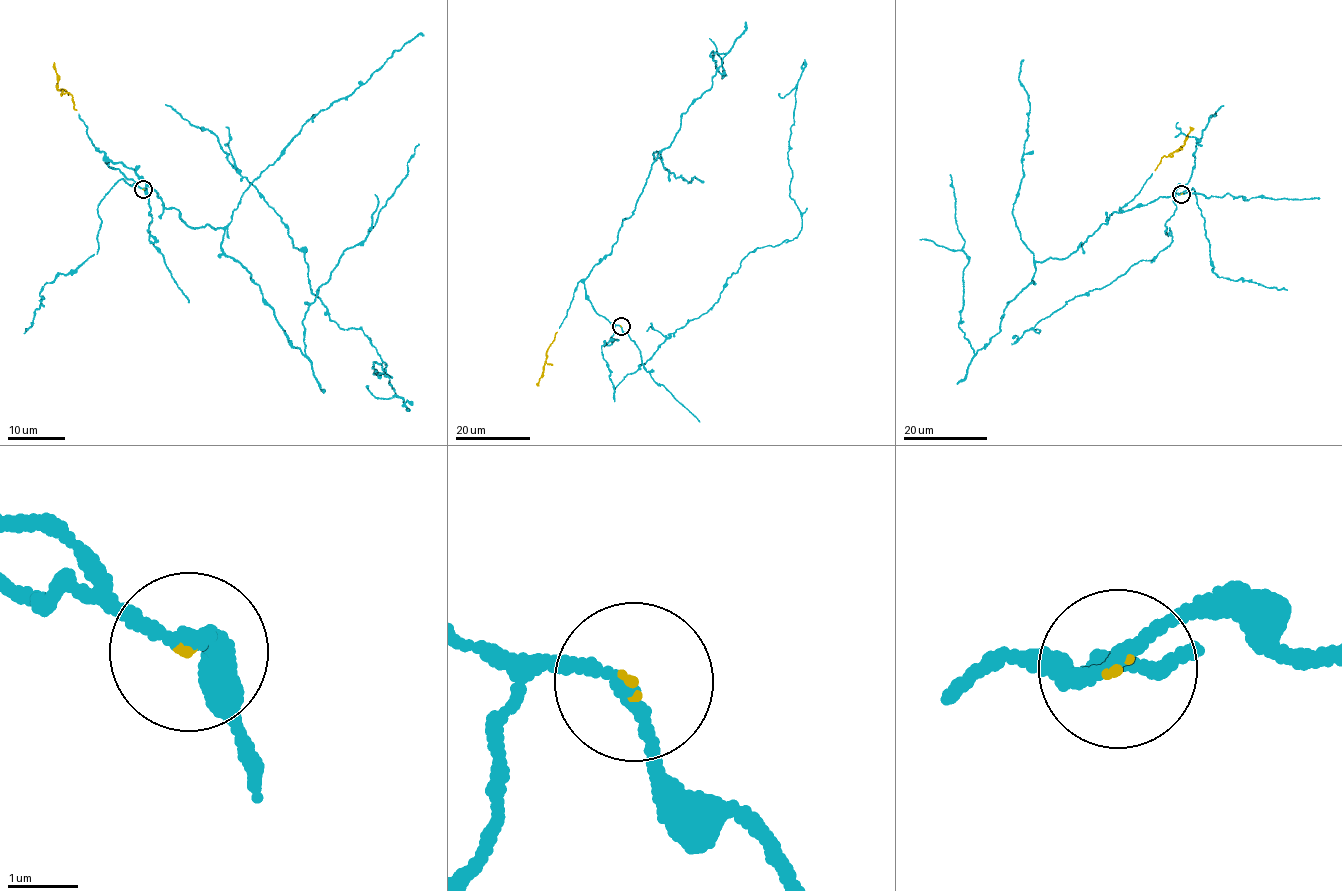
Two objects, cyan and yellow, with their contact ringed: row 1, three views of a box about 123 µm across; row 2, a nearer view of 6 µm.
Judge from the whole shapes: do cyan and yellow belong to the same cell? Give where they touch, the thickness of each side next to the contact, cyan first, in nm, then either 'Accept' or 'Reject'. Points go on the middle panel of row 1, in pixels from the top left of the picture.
Place: (621, 326). Thickness 170 nm (cyan) against 70 nm. Accept

